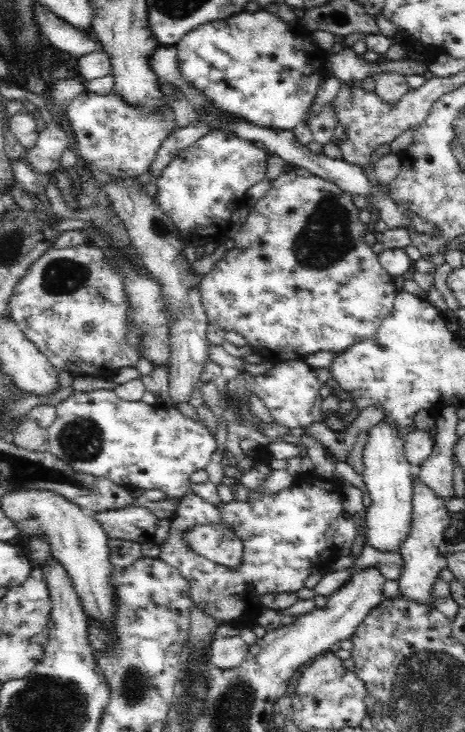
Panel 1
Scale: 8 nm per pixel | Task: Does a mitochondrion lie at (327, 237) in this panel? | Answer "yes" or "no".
yes

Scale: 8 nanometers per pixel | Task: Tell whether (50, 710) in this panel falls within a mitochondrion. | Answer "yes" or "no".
yes

